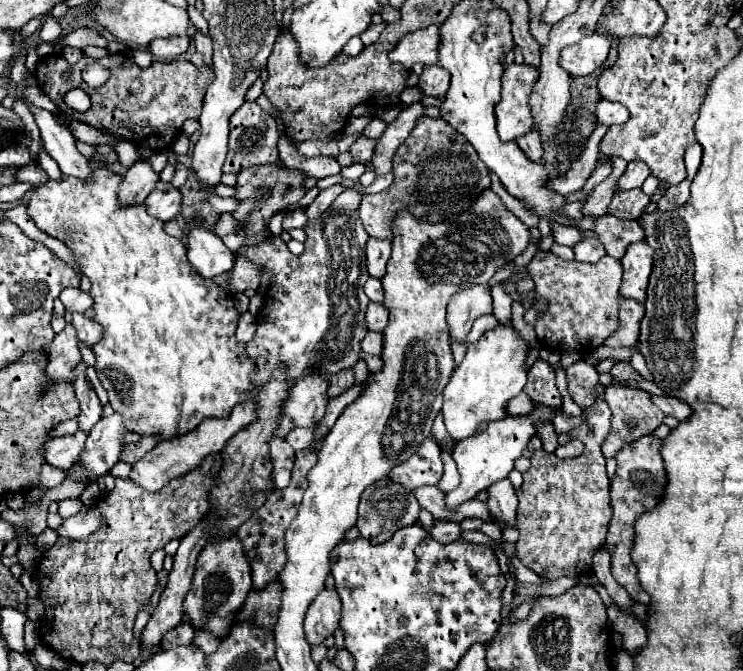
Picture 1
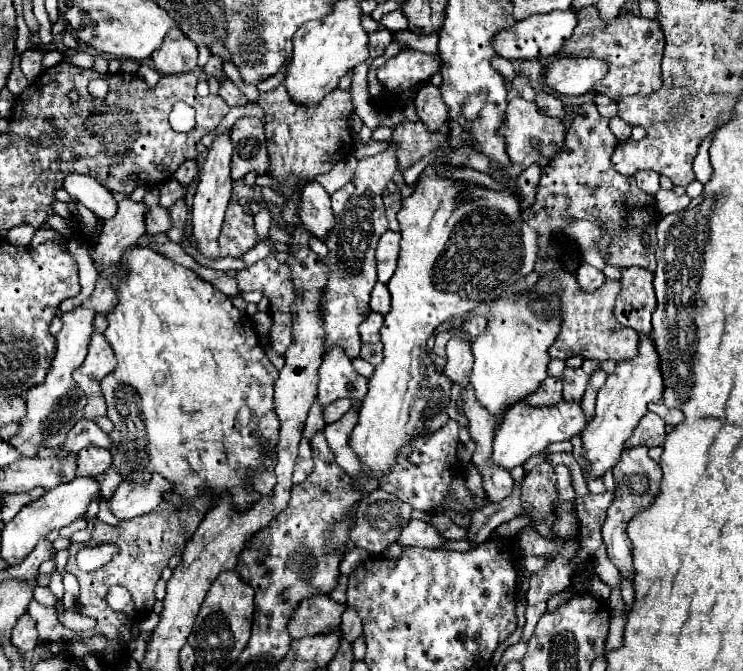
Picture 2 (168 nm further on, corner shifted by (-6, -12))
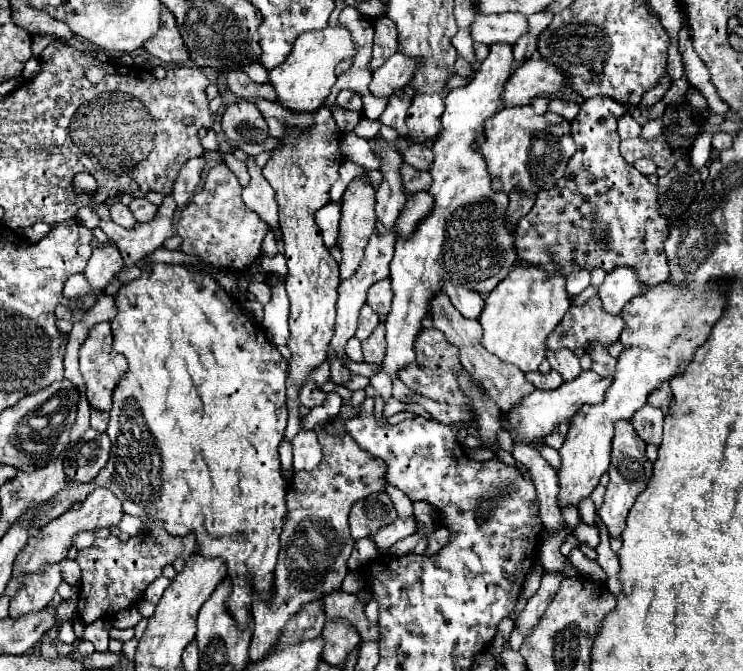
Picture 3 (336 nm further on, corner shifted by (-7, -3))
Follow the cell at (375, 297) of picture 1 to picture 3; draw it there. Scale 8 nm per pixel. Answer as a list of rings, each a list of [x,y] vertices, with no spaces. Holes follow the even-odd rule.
[[[382,279],[374,283],[368,289],[368,305],[380,315],[386,317],[390,313],[390,303],[392,303],[392,289],[390,289],[390,279]]]

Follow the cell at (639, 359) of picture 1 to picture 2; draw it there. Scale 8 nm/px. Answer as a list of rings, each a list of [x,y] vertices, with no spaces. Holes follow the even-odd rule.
[[[631,266],[621,276],[621,296],[617,296],[615,314],[625,326],[631,326],[639,336],[651,334],[651,314],[655,312],[653,274],[645,268]]]

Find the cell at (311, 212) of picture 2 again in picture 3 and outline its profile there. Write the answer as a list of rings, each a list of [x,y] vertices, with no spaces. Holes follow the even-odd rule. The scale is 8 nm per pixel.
[[[328,203],[328,207],[322,207],[316,215],[316,223],[322,229],[324,235],[324,245],[332,249],[338,241],[338,225],[340,225],[340,205],[338,203]]]

